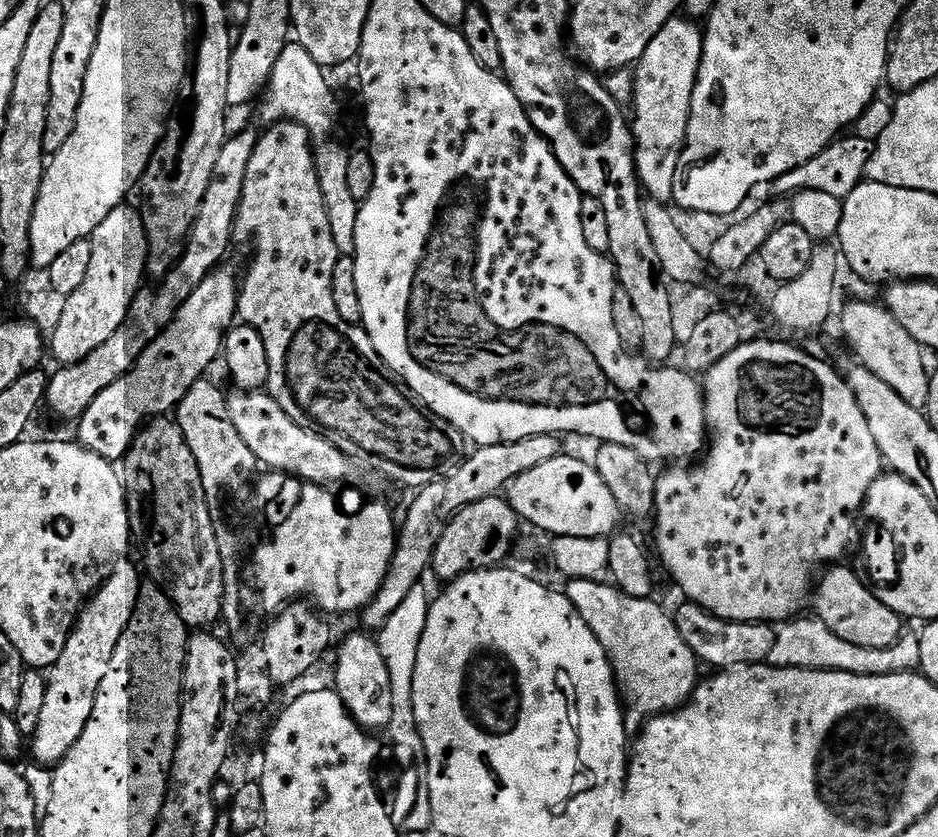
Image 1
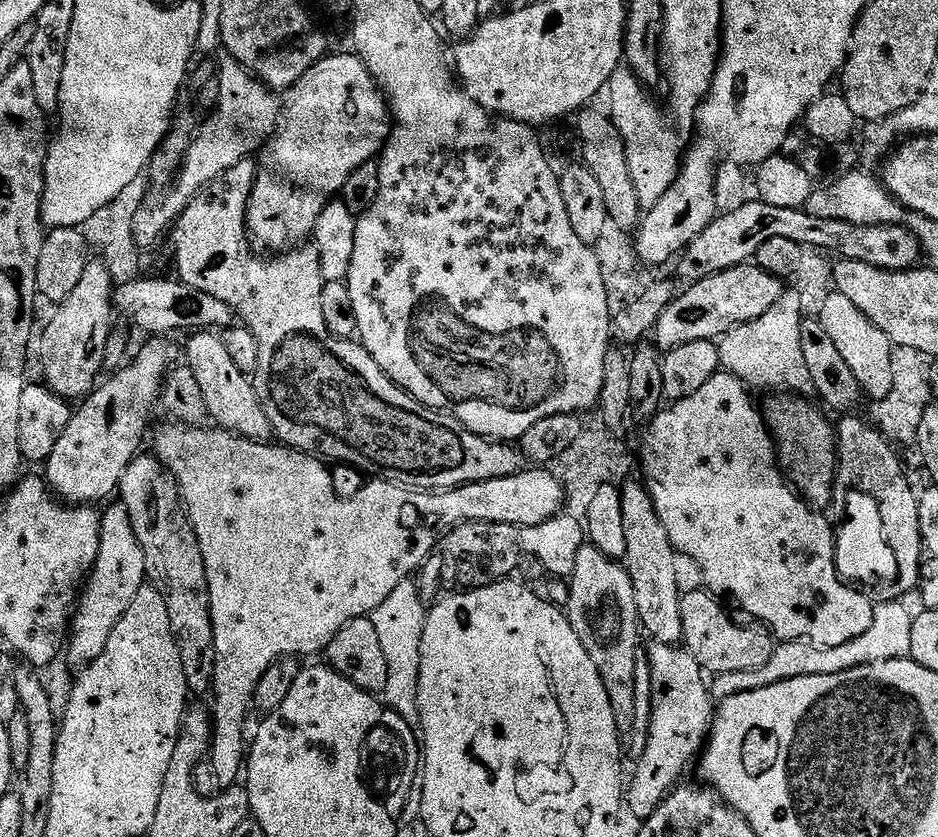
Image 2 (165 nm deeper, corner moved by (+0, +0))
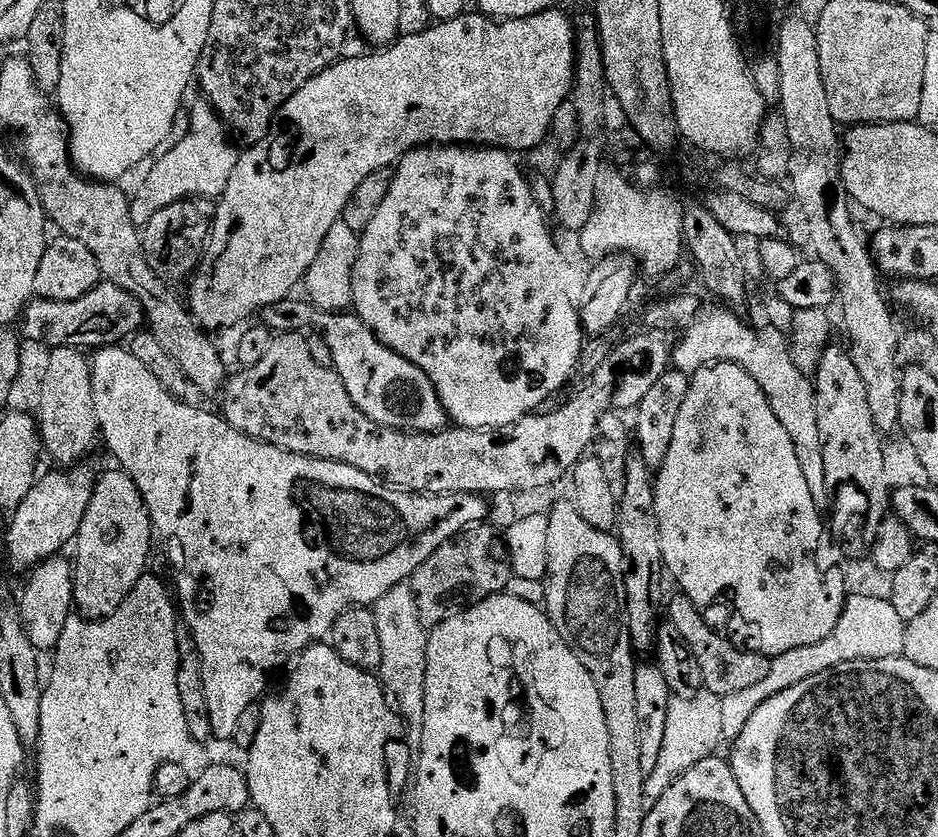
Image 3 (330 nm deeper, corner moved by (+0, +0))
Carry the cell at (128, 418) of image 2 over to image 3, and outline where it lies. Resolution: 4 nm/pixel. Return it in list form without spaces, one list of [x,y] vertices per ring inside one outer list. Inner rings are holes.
[[[72,466],[67,470],[56,470],[60,472],[48,472],[37,479],[36,484],[26,494],[26,498],[11,513],[12,520],[7,521],[8,526],[8,563],[14,569],[27,573],[29,570],[41,564],[43,560],[50,560],[53,556],[59,556],[65,550],[64,547],[71,545],[75,541],[78,530],[82,526],[82,518],[86,518],[86,506],[90,506],[92,492],[96,489],[97,477],[92,476],[88,468],[84,466]]]

